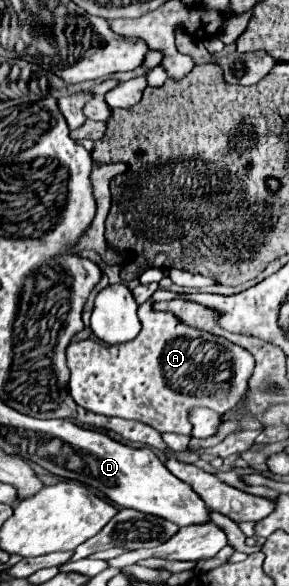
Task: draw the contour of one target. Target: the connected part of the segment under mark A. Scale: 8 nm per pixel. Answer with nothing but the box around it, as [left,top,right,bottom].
[68,296,254,436]

